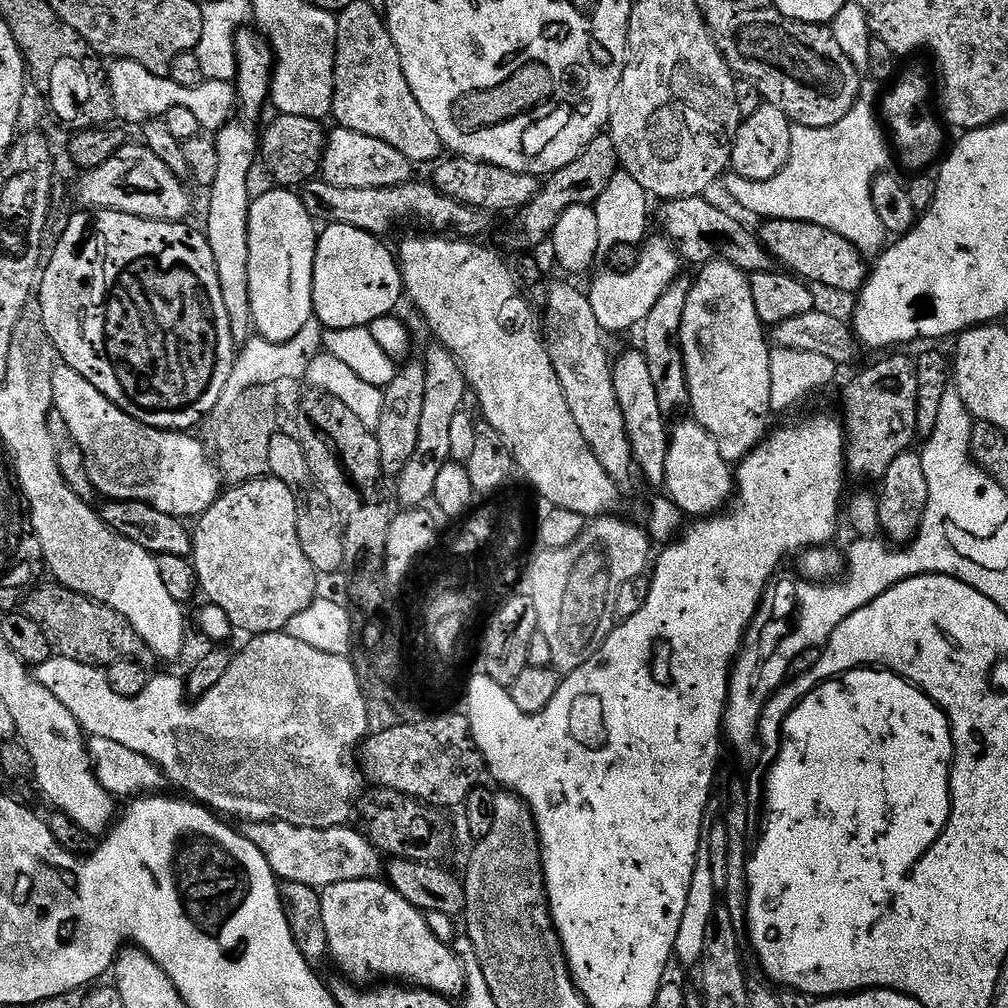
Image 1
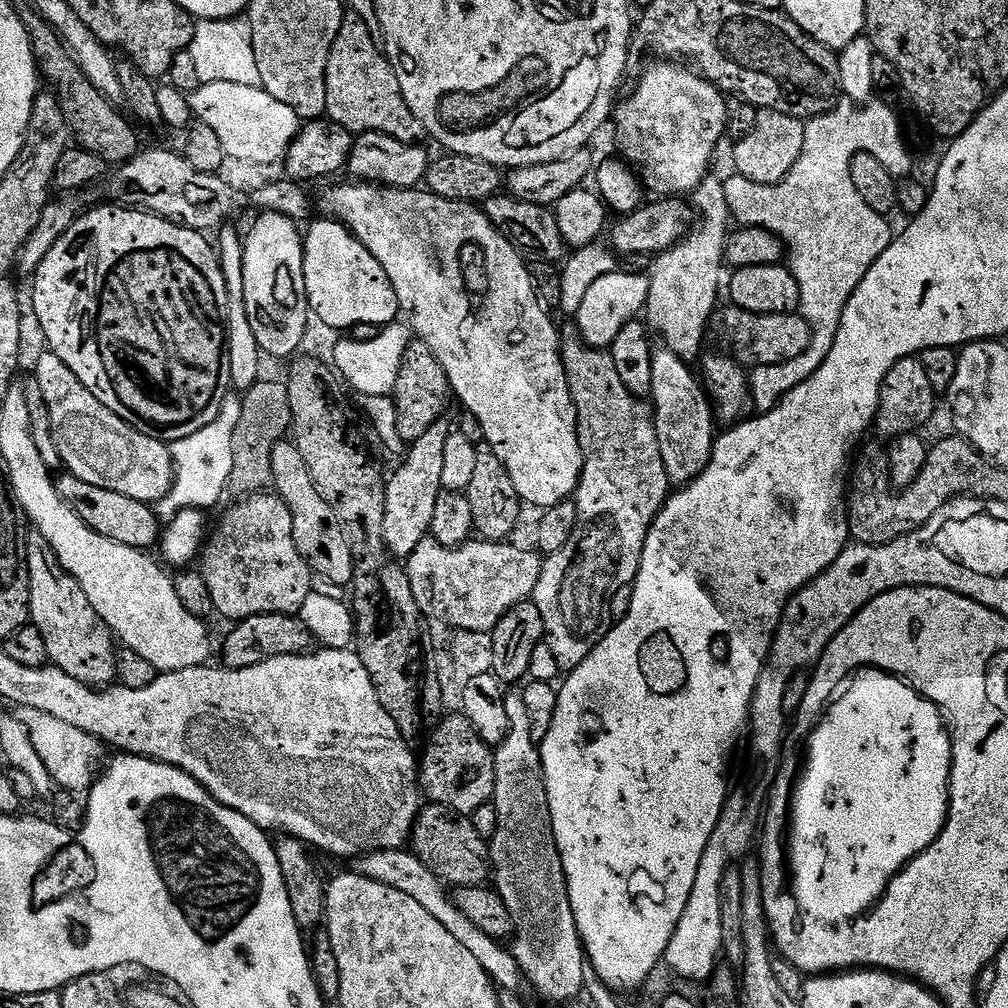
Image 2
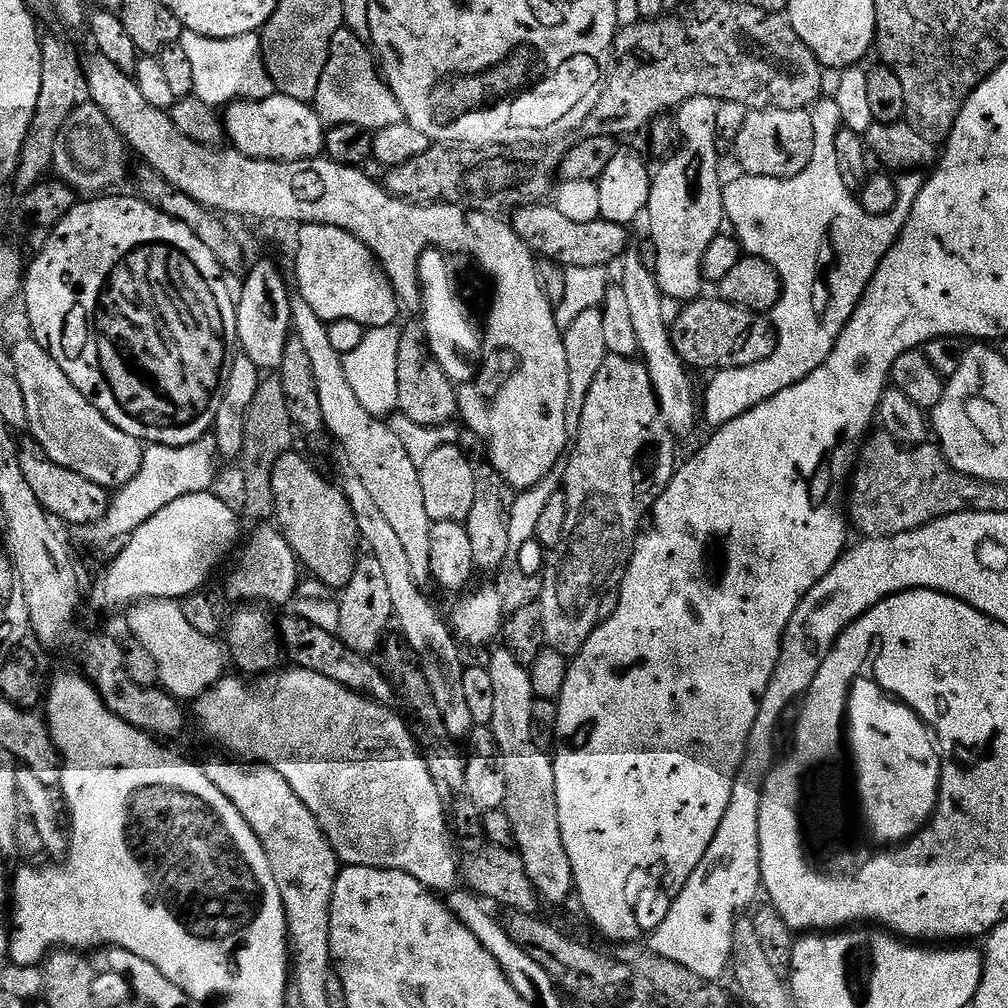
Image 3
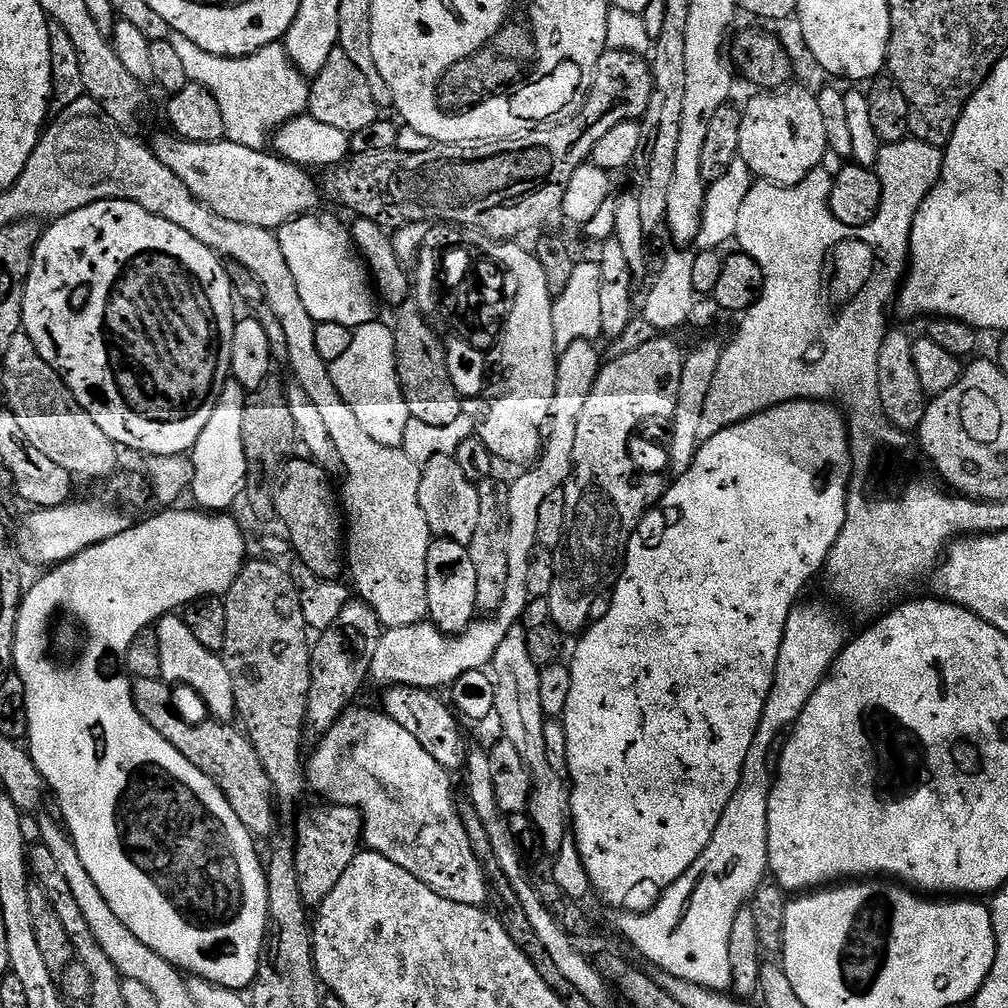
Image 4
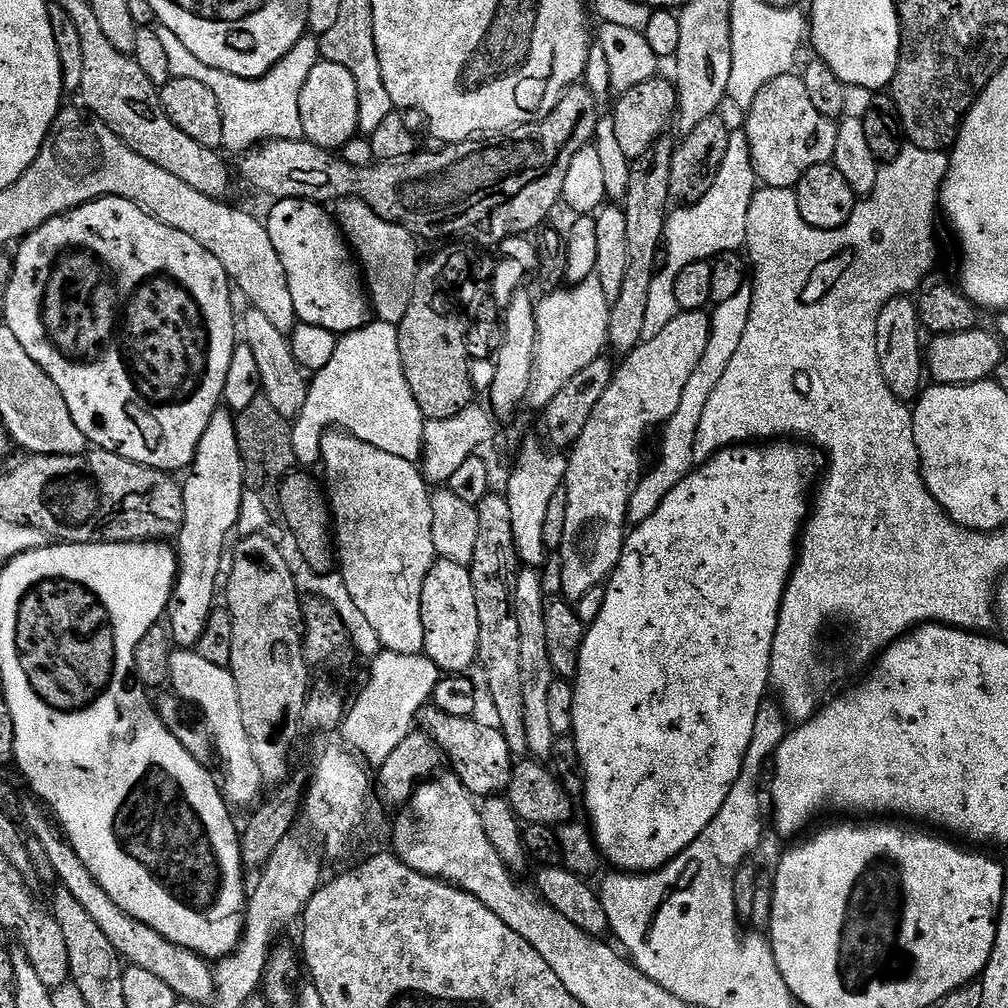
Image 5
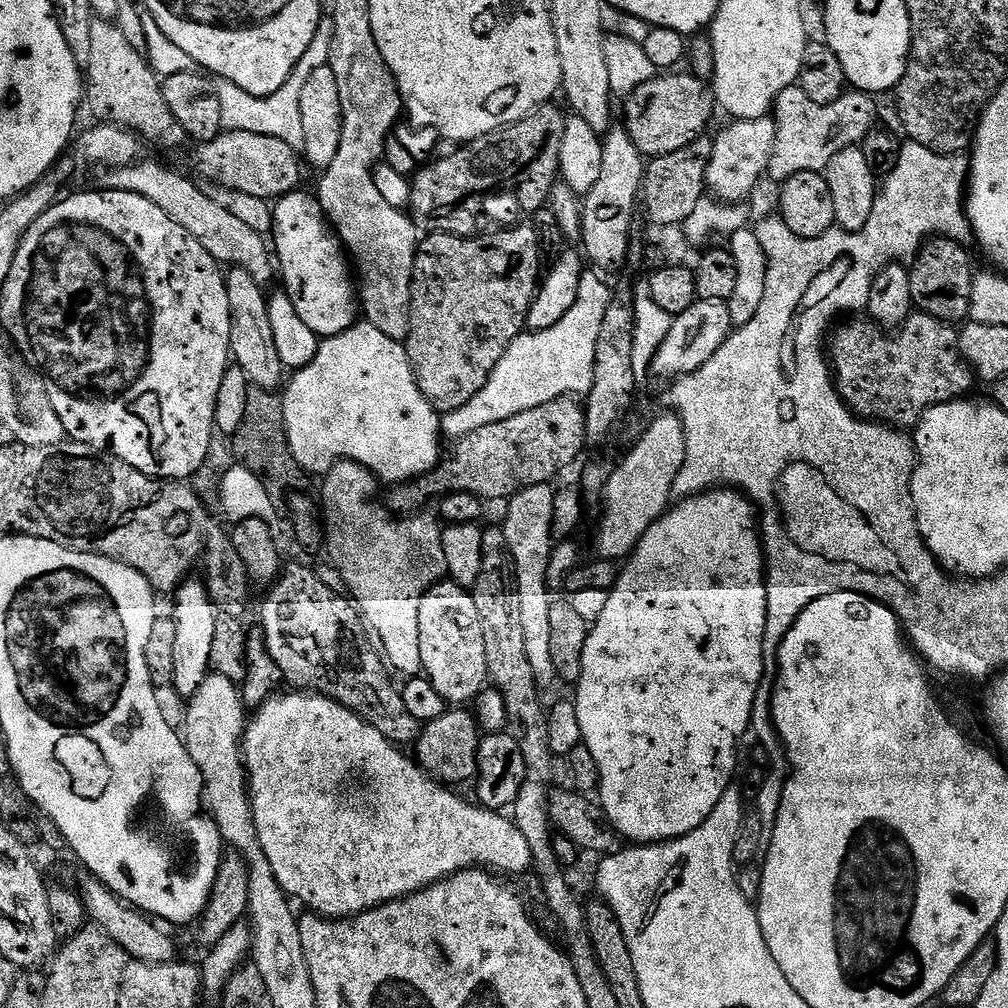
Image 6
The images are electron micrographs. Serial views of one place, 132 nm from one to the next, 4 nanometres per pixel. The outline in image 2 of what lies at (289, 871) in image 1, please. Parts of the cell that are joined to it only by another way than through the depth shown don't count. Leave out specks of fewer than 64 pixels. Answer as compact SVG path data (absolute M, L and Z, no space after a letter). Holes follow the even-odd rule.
M404 848L367 852L355 861L354 870L360 876L370 878L374 882L382 882L382 886L390 886L394 890L402 890L402 894L414 898L414 902L419 902L423 908L430 910L430 914L434 914L434 918L438 918L438 922L442 922L442 926L446 926L446 930L454 934L455 940L462 942L462 946L466 946L466 950L474 954L482 970L486 970L486 974L492 977L497 989L515 993L521 991L520 967L516 965L511 951L501 941L478 930L478 926L474 926L470 918L466 918L466 914L459 912L455 899L450 895L444 881L437 878L413 852Z

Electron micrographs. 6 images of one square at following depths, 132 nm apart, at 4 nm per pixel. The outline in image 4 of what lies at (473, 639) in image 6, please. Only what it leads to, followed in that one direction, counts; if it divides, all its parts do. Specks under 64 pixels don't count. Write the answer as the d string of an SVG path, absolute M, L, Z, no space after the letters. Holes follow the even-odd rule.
M433 539L426 554L426 598L428 616L445 634L459 634L468 629L477 615L476 595L478 594L478 574L470 559L467 544L453 540Z

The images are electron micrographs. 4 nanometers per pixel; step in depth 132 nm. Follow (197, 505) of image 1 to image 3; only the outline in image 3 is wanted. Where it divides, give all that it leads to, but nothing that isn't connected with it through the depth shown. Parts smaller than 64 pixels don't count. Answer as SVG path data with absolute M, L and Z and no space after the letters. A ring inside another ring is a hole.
M31 338L26 342L20 342L11 349L14 372L18 383L22 386L22 398L26 398L26 418L28 419L27 431L31 439L36 440L44 447L44 455L48 459L58 462L58 466L66 466L82 478L90 478L98 486L109 490L119 490L125 484L129 484L138 474L138 470L144 461L145 445L135 440L130 434L118 430L98 411L94 405L87 400L66 378L66 374L54 362L52 355L42 347L36 339Z

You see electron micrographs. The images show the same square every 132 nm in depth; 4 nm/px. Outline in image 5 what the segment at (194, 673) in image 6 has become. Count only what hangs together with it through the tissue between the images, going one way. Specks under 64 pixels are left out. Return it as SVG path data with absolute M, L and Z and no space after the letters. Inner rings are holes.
M217 410L208 419L206 434L200 436L198 450L193 455L188 474L182 480L184 517L180 535L174 542L174 551L178 557L176 585L172 587L166 613L166 627L173 645L180 650L195 649L198 638L202 638L202 630L206 630L206 622L217 603L216 583L222 580L226 549L229 547L228 535L236 532L236 524L240 521L240 507L246 485L233 413Z

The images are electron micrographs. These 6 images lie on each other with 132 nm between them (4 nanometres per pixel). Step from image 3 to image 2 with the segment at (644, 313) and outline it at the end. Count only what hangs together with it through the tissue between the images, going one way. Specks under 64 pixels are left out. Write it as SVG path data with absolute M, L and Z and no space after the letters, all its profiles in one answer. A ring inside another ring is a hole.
M665 346L657 347L652 354L652 365L654 382L650 400L654 405L662 462L666 466L669 485L683 486L698 474L702 474L702 470L710 462L714 437L718 432L718 428L712 425L714 410L705 385L696 381L695 374L691 372L692 368L678 354L672 353Z

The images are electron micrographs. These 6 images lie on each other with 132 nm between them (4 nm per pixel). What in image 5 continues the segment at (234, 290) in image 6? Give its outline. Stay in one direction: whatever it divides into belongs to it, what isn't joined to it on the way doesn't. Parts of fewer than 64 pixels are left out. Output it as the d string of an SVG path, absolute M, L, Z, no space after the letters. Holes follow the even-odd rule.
M249 307L247 311L248 313L242 316L242 340L250 346L250 351L254 354L255 361L258 362L258 371L262 374L260 390L263 399L268 400L270 406L274 406L274 410L282 414L282 418L286 418L289 422L295 421L302 406L306 406L309 377L296 360L296 353L289 337L276 329L266 319L266 314L262 314L262 310Z

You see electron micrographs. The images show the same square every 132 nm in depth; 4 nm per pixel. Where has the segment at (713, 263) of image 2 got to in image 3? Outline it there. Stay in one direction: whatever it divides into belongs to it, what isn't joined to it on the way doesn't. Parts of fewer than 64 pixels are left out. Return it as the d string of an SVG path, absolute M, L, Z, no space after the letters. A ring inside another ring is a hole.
M705 96L690 98L680 105L675 116L674 124L679 139L681 136L684 141L680 149L678 144L667 157L669 160L661 166L660 173L656 172L651 177L652 189L649 192L646 219L652 231L649 232L650 239L658 248L655 274L660 291L667 299L691 302L706 288L702 270L706 249L716 236L721 235L726 224L724 184L720 180L720 152L716 149L718 102Z

